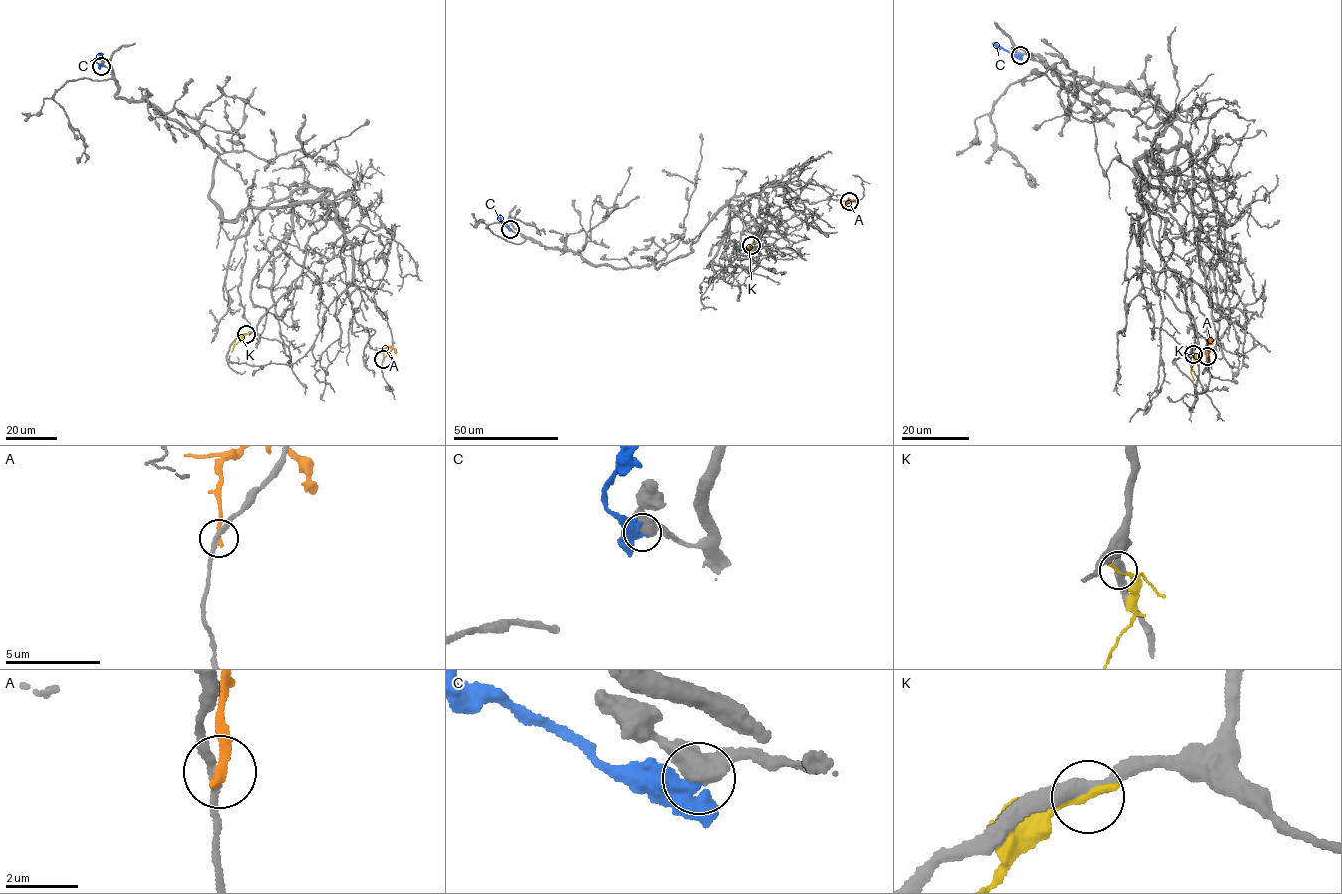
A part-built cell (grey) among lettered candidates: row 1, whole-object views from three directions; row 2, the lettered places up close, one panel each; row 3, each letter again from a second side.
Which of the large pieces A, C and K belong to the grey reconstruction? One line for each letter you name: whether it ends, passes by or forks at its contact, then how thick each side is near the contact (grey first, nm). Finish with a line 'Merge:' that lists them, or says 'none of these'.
C: it ends | 550/440 nm
Merge: C

